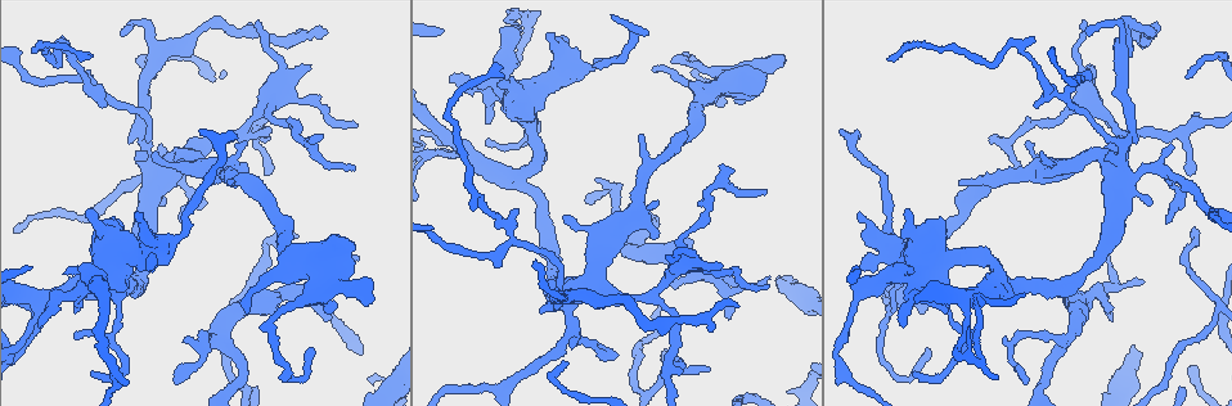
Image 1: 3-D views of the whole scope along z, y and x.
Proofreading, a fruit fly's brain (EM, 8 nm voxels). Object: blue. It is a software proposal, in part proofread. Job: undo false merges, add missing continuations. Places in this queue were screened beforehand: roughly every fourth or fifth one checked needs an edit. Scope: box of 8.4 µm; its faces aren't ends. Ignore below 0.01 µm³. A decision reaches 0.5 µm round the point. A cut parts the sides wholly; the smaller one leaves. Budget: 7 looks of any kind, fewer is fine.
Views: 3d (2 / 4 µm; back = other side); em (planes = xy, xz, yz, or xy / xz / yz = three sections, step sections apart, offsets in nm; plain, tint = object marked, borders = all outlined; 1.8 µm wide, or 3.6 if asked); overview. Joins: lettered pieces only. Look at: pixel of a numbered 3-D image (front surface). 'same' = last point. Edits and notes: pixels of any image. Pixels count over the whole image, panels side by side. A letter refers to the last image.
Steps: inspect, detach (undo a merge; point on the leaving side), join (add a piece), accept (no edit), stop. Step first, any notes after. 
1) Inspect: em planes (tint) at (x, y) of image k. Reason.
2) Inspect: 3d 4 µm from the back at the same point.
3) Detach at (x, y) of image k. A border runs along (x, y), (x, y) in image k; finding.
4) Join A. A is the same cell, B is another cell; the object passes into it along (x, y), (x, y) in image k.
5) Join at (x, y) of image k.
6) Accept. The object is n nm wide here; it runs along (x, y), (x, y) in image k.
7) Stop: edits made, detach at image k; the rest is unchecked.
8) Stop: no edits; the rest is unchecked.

Inspect: em yz step 8 (tint) at (310, 69) of image 1.

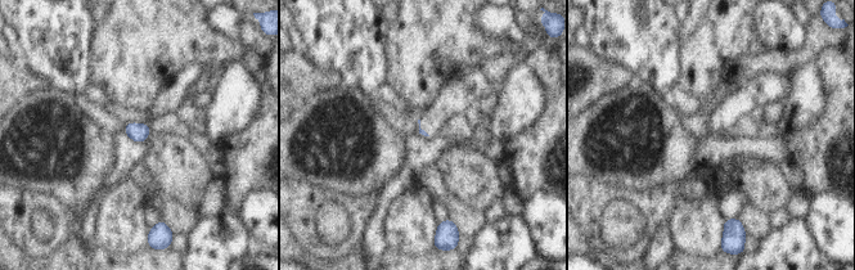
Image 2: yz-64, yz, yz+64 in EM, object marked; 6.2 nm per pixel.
Inspect: em planes (borders) at the same point.

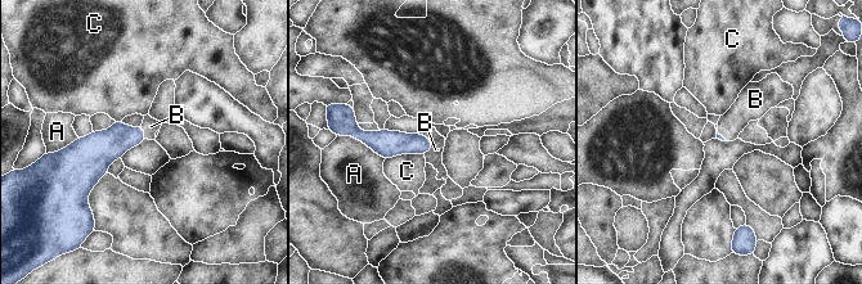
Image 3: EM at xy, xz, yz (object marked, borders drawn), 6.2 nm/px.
Join B. B is the same cell, A and C are other cells; the object passes into it along (107, 145), (143, 131), (151, 126) in image 3; the neuron continues.

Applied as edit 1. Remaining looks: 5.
Inspect: overview.

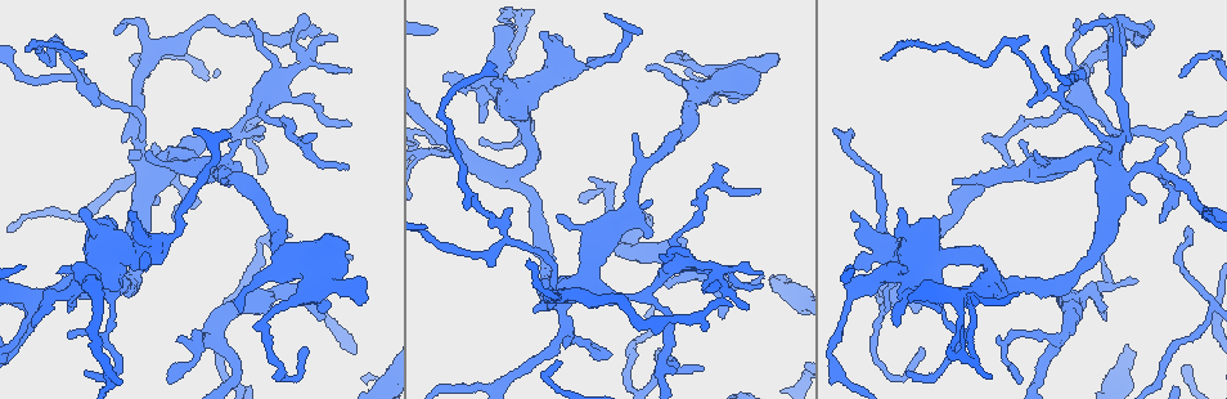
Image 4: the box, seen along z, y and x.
Inspect: em xy step 8 (tint) at (1000, 143) of image 4. Abrupt turn.

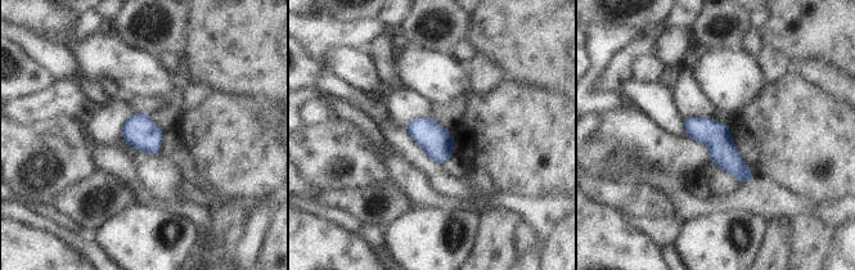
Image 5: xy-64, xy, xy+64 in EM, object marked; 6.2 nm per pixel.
Inspect: em planes (borders) at the same point. Cut it another way.

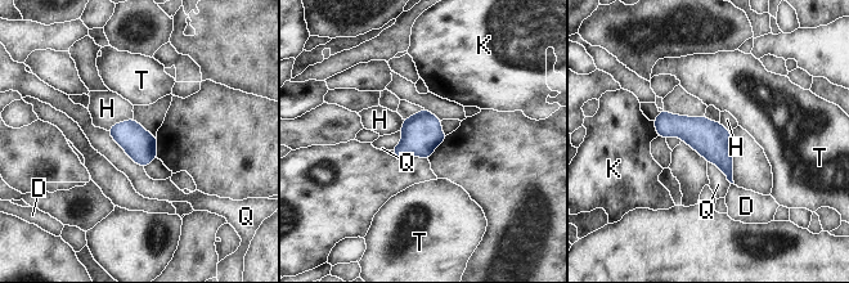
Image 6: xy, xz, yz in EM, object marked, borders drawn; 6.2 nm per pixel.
Accept. The longest contact is with Q, 340 nm; D, H, K, Q and T are other cells; a border runs along (107, 131), (143, 169) in image 6; continuous, no second neuron.

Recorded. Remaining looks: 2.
Inspect: em planes (borders) at (28, 311) of image 4. Arms run side by side.

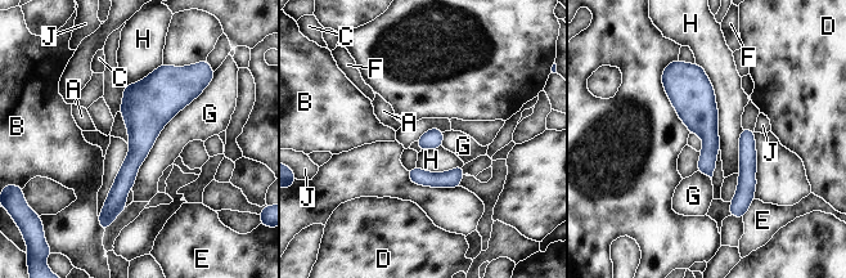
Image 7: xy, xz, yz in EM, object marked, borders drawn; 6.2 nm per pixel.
Accept. A, B, C, D, E, F, G, H and J are other cells; all the same neuron.

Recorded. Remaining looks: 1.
Stop: edits made, join at image 3; the rest is unchecked.

